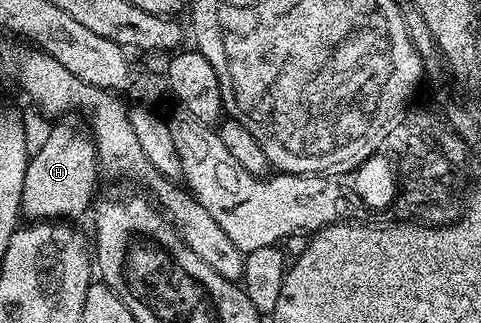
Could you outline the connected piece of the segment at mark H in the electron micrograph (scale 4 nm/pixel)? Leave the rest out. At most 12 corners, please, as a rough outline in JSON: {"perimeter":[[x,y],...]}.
{"perimeter":[[52,124],[30,154],[19,207],[31,221],[75,219],[100,168],[82,128]]}

